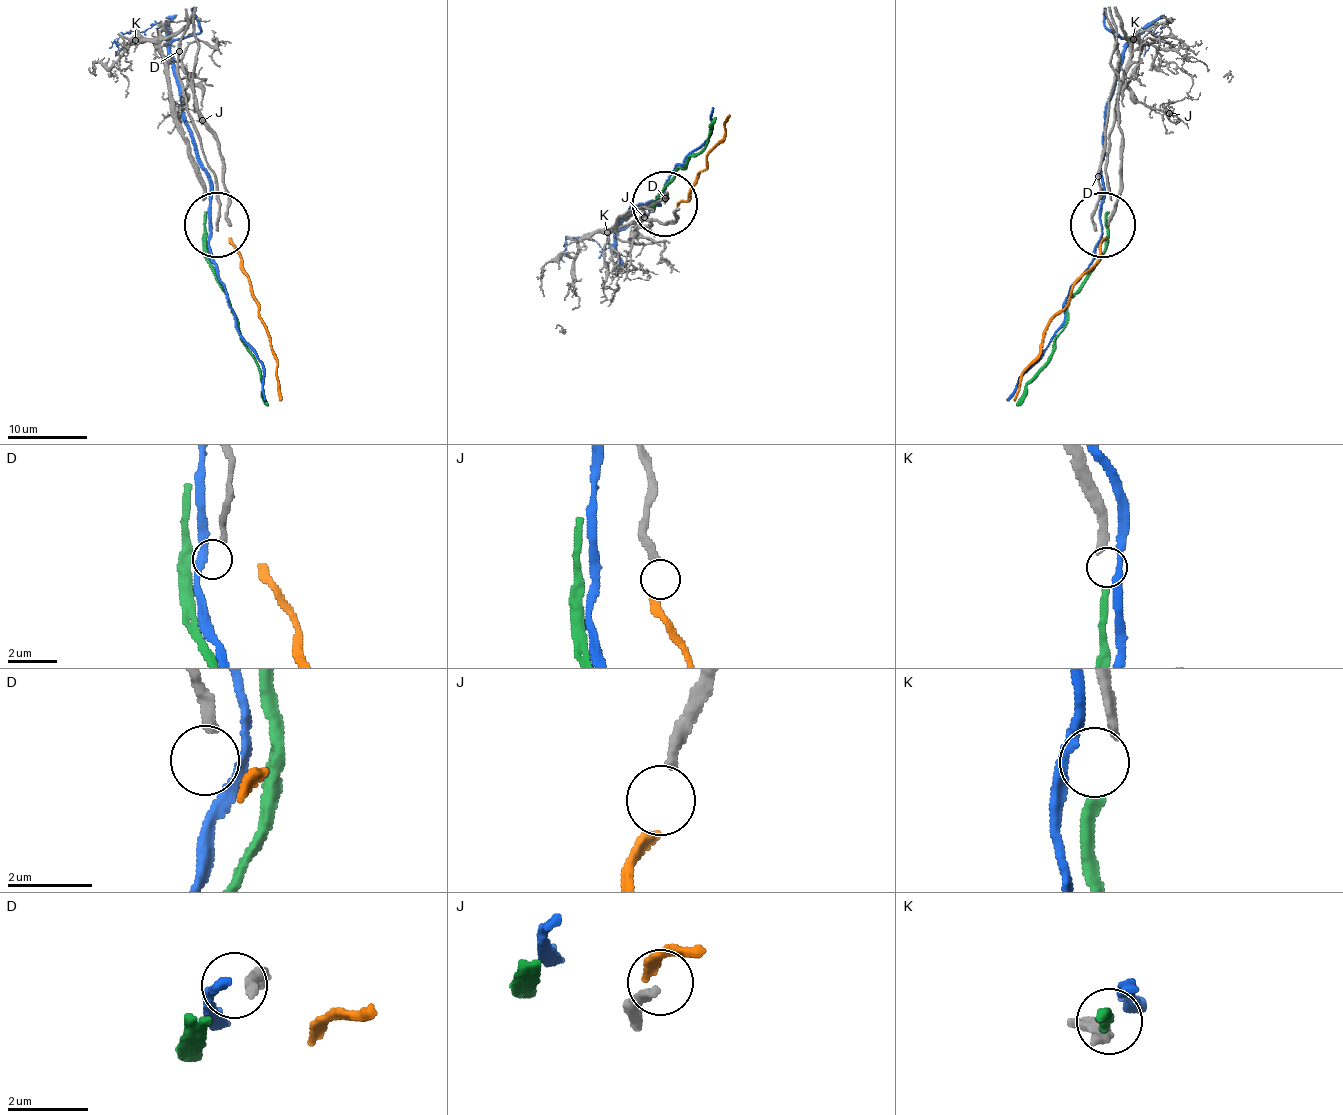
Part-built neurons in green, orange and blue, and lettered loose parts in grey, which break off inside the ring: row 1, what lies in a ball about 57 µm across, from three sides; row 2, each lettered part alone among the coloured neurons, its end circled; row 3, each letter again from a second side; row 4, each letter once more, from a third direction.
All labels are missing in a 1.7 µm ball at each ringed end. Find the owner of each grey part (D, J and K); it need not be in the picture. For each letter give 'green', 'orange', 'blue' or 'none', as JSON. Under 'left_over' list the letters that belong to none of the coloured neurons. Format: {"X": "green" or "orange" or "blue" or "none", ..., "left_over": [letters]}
{"D": "none", "J": "orange", "K": "green", "left_over": ["D"]}

